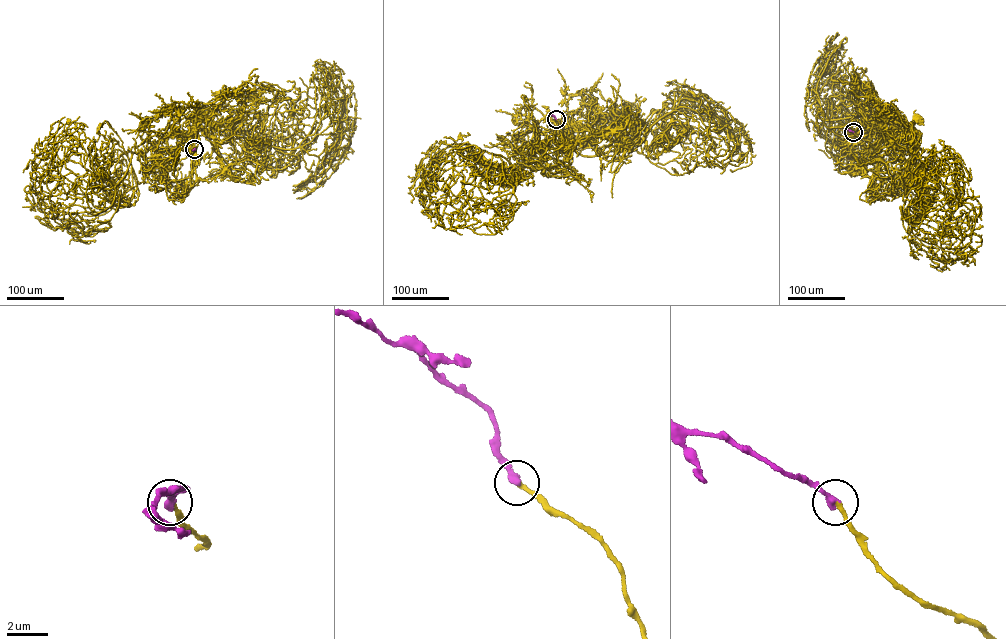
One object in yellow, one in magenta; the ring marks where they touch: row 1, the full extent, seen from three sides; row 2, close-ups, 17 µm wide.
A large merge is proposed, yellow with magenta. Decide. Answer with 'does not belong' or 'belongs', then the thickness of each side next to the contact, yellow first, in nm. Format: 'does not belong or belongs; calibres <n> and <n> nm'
belongs; calibres 240 and 360 nm

